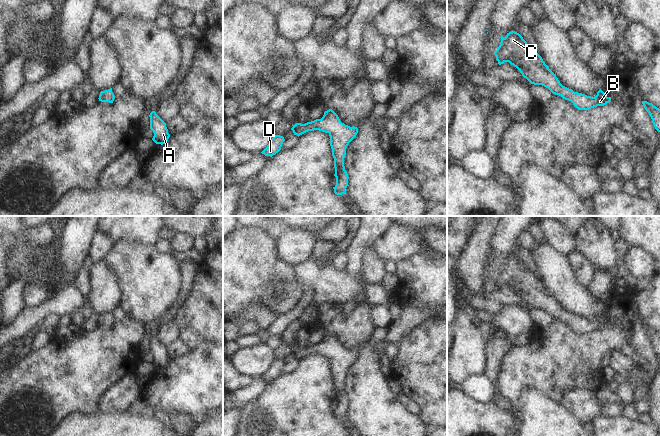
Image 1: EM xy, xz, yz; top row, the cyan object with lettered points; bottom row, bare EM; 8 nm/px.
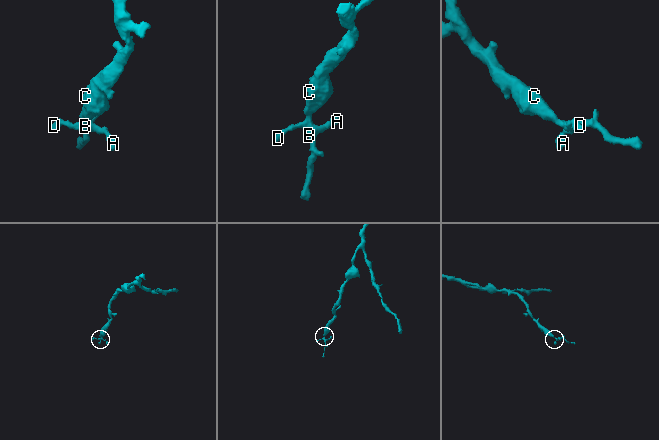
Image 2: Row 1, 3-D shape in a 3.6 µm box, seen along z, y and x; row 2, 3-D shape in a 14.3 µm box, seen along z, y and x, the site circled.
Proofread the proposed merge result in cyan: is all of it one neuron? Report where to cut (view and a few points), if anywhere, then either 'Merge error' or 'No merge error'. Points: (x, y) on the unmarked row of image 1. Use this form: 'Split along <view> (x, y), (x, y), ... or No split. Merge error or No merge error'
No split. No merge error.

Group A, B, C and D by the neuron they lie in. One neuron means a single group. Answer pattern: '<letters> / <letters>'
A B C D

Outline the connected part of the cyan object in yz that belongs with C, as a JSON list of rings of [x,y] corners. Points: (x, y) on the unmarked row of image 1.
[[[513,254],[505,262],[501,260],[500,269],[493,278],[499,289],[509,286],[531,308],[548,312],[553,318],[571,325],[579,334],[588,334],[611,326],[611,321],[607,321],[601,313],[595,321],[591,321],[563,310],[542,281]]]

